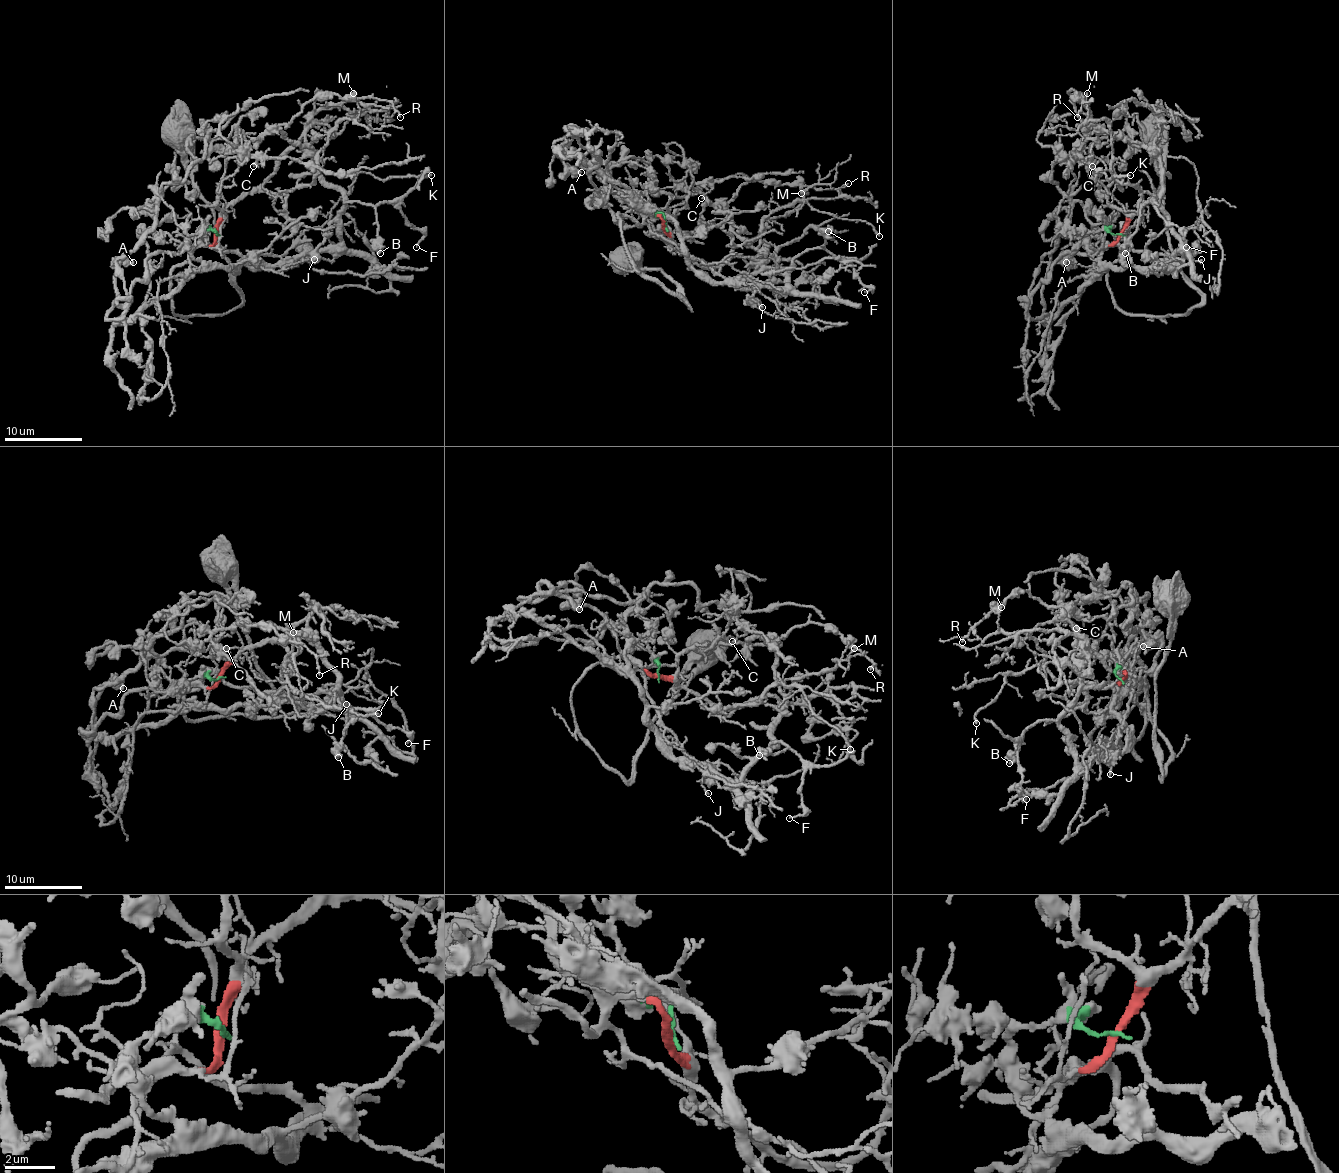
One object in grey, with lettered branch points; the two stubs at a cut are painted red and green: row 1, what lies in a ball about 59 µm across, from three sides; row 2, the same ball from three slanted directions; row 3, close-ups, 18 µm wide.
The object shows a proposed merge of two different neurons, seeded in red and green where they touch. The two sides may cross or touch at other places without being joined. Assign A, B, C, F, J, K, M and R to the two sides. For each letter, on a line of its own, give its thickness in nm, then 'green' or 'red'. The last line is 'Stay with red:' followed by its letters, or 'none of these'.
A: 500 nm thick; red
B: 360 nm thick; green
C: 150 nm thick; green
F: 150 nm thick; green
J: 150 nm thick; green
K: 200 nm thick; red
M: 70 nm thick; red
R: 120 nm thick; green
Stay with red: A, K, M

